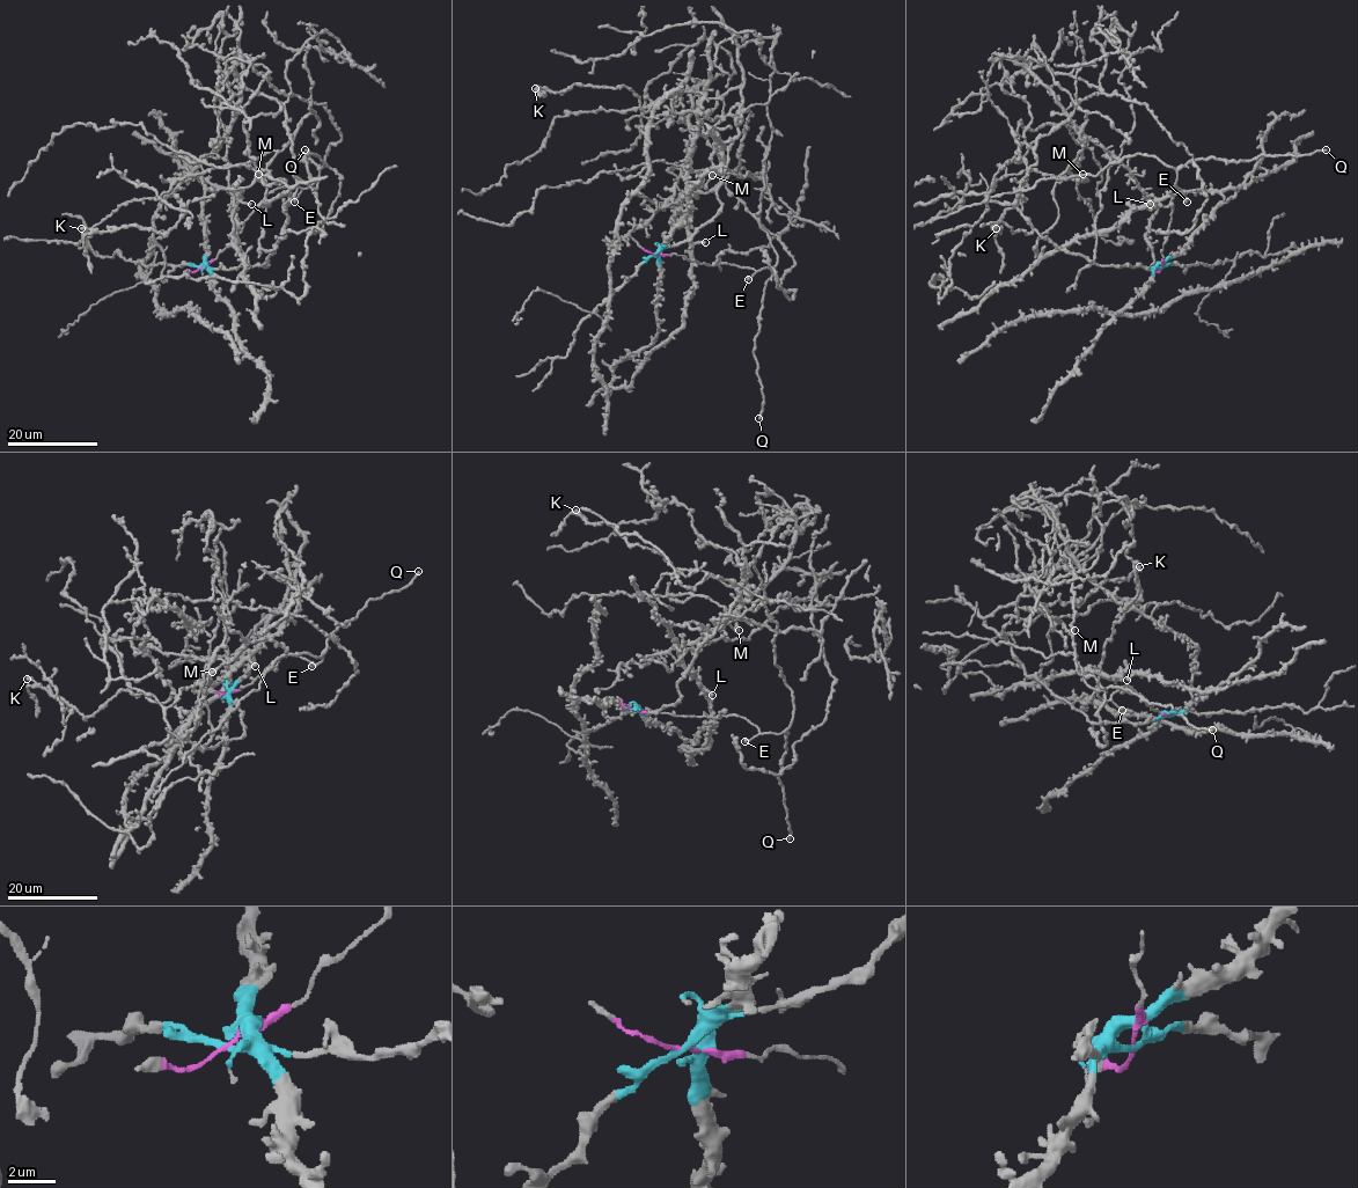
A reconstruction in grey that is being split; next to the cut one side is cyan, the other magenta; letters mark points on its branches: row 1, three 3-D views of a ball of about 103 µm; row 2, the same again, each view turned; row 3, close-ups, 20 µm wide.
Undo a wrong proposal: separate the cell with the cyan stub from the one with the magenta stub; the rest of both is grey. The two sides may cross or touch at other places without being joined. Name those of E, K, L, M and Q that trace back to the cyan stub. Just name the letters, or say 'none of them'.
K, L, M

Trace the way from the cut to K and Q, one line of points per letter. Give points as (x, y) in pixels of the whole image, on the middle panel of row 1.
K: (654, 254), (721, 206), (743, 79), (717, 123), (694, 111), (645, 117), (625, 86), (535, 88)
Q: (654, 254), (682, 255), (700, 264), (772, 270), (764, 290), (754, 354), (764, 400), (760, 418)

